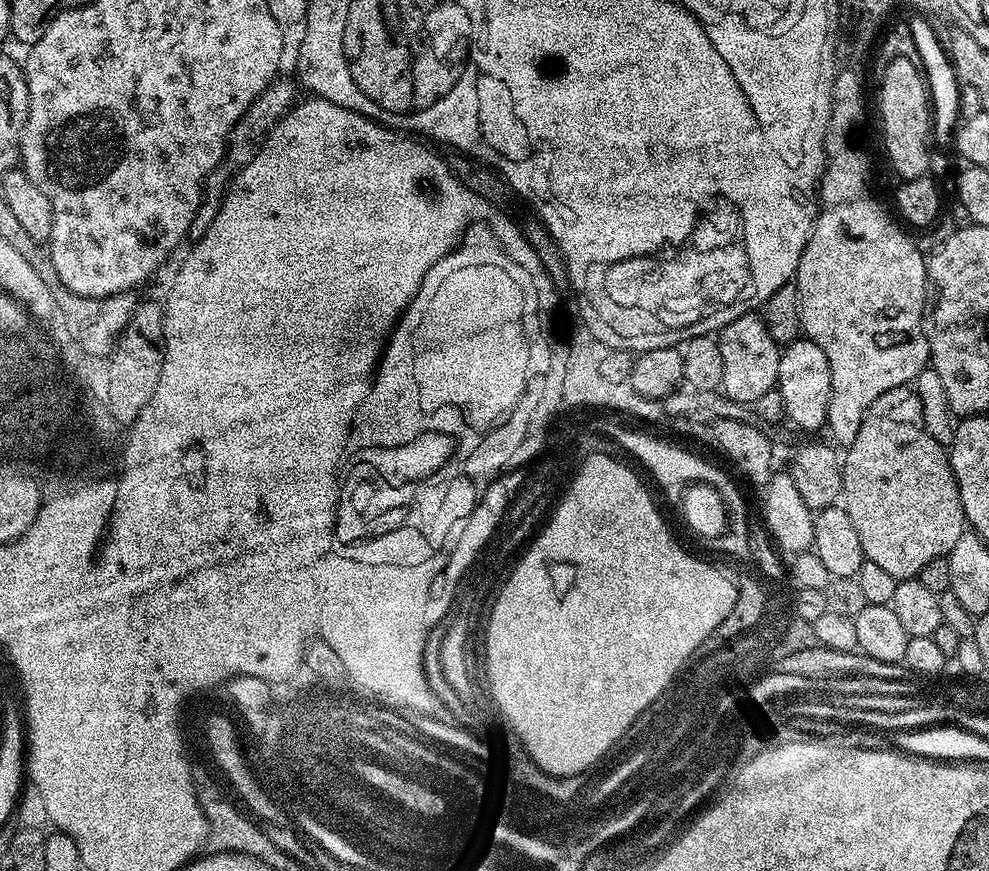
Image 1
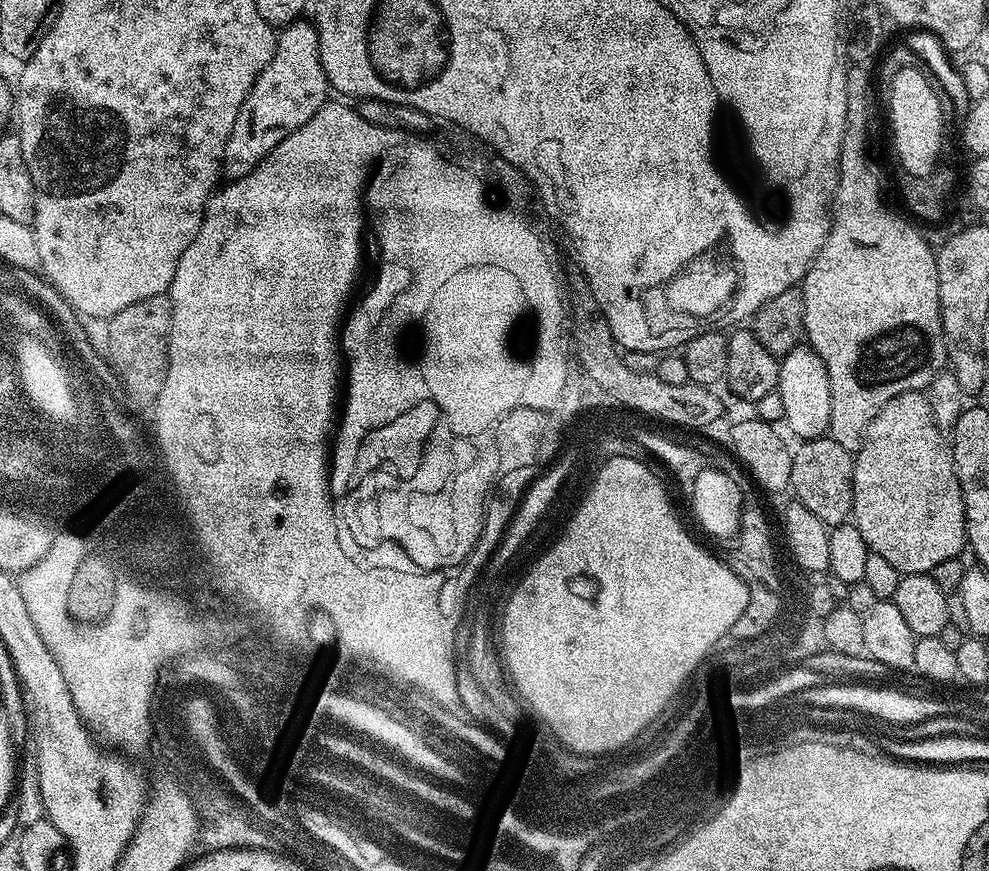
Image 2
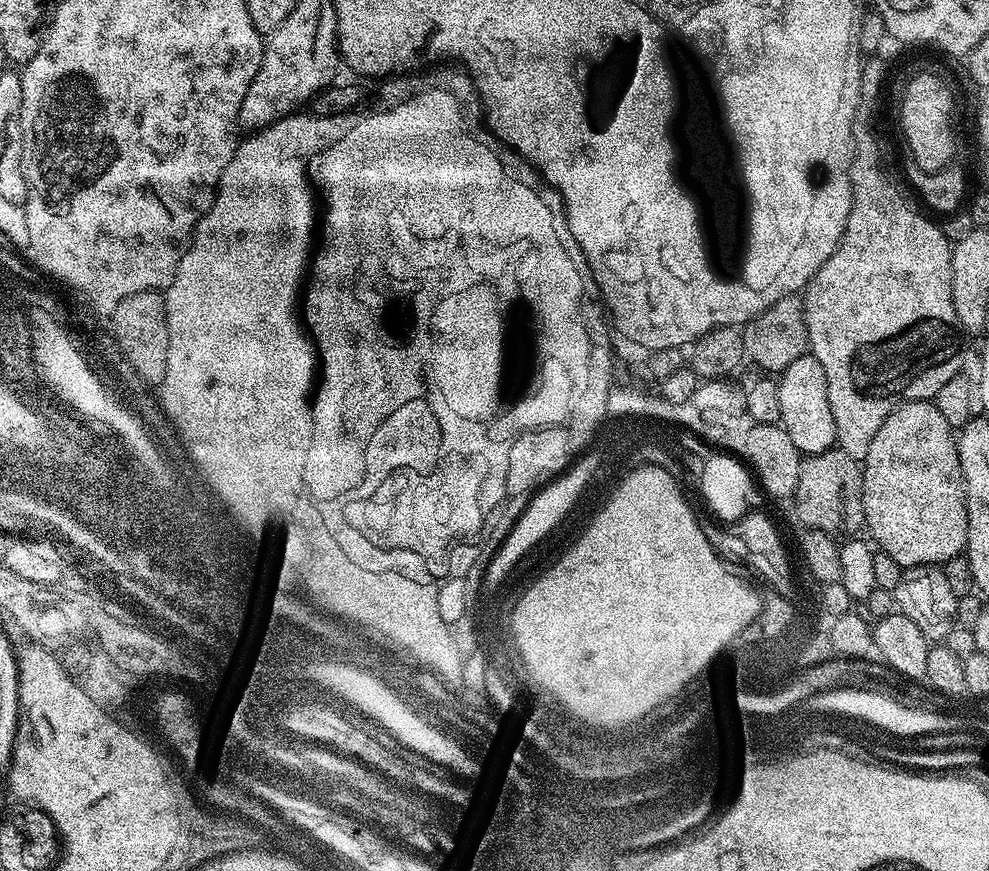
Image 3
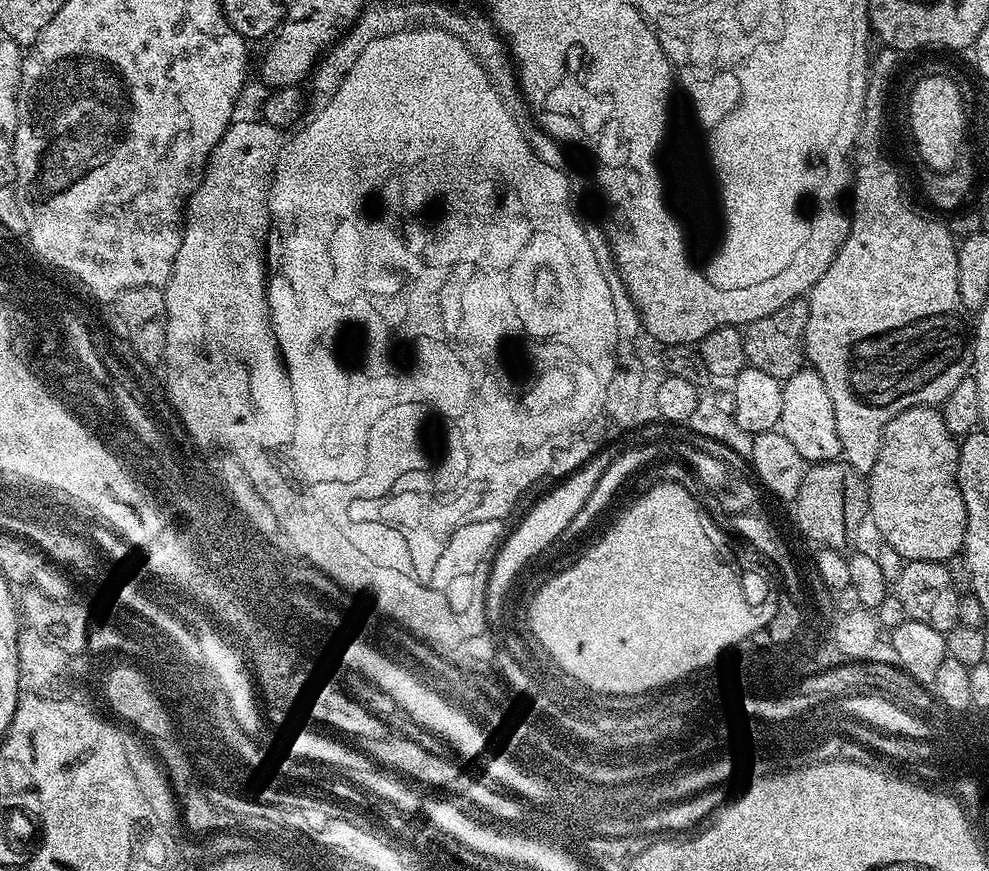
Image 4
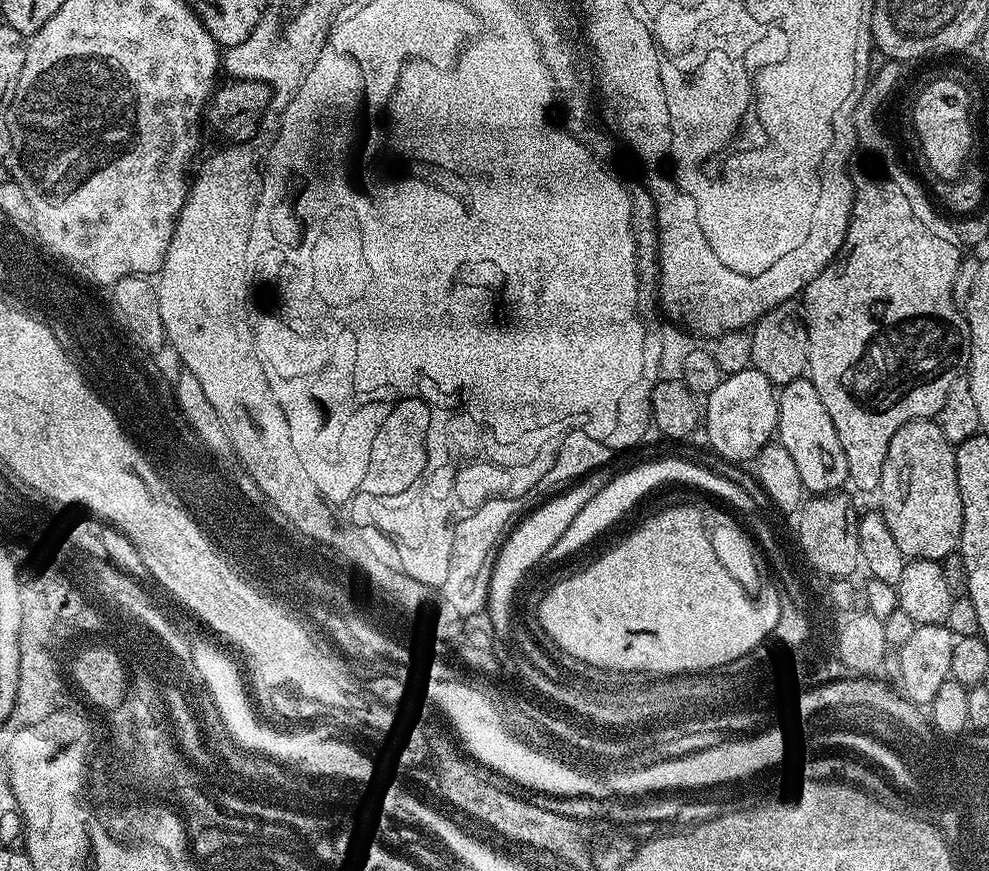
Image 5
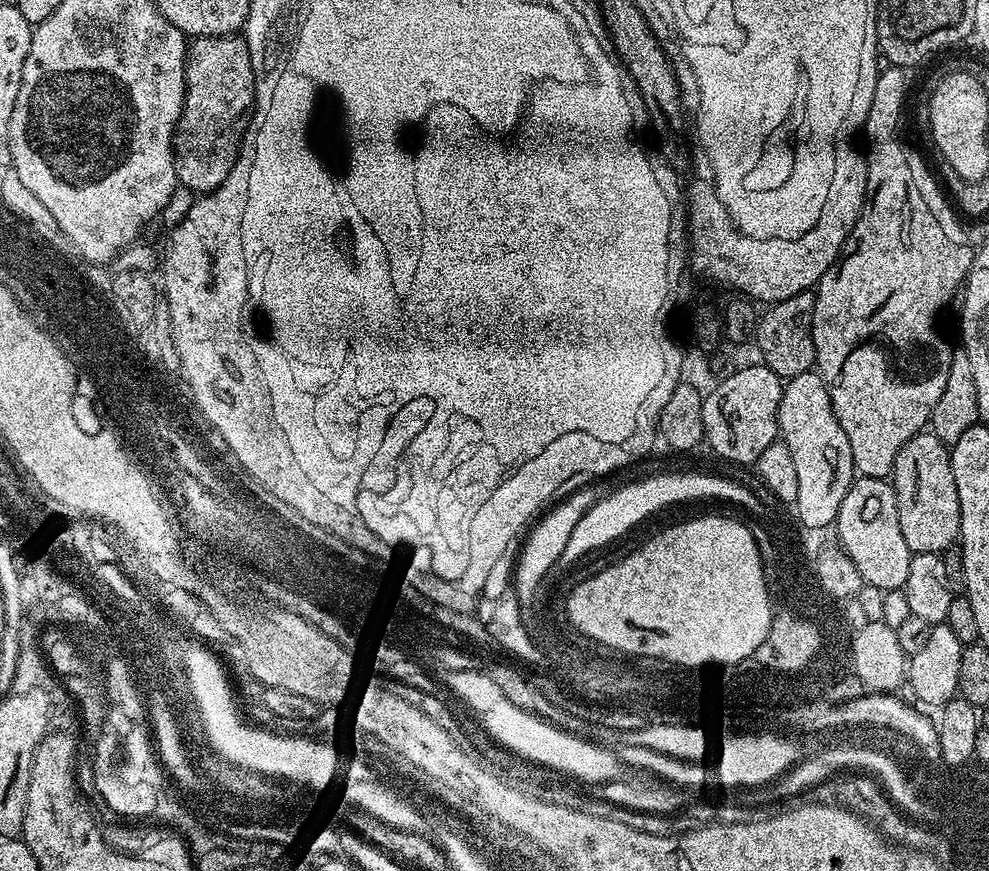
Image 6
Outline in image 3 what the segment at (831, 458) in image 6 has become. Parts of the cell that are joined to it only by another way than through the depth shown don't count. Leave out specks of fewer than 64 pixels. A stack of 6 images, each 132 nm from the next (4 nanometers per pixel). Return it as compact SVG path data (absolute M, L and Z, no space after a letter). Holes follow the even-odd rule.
M811 354L802 358L794 358L786 370L779 373L778 403L782 406L780 411L780 424L790 434L794 446L804 456L813 456L829 452L836 444L836 427L834 414L830 414L830 398L826 390L826 374L822 370L822 362Z

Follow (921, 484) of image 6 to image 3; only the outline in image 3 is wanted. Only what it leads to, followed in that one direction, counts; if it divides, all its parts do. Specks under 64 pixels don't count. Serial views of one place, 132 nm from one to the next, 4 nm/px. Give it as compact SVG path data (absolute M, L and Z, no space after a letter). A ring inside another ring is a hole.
M905 400L897 403L889 412L886 422L882 422L882 426L878 426L878 434L874 434L874 442L870 442L870 450L864 456L862 471L864 474L864 523L866 532L869 532L867 535L874 541L875 547L879 551L890 554L890 558L894 558L894 562L898 562L901 569L922 566L923 564L942 566L950 558L961 555L968 547L968 515L966 514L964 479L956 449L956 438L957 433L950 426L950 422L946 422L946 418L942 418L942 410L938 410L935 402L932 400Z

